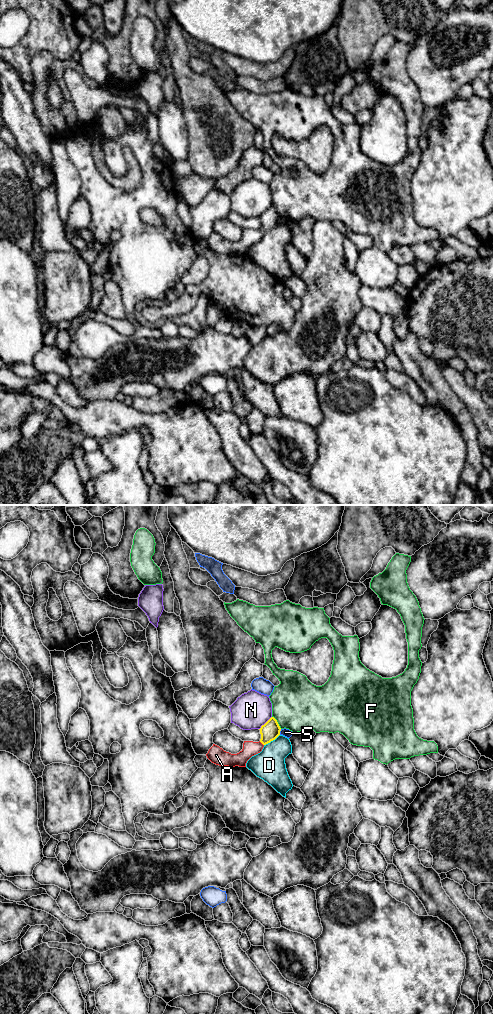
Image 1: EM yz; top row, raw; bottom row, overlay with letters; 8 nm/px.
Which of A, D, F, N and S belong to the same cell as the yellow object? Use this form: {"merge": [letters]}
{"merge": ["A"]}

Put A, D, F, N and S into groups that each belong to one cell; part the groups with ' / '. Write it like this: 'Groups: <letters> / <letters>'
Groups: A / D / F / N / S

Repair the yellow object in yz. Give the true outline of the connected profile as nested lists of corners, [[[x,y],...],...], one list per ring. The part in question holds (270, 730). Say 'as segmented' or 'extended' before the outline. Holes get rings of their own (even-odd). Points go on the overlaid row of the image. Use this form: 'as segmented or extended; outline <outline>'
extended; outline [[[271,717],[259,730],[261,734],[260,741],[244,741],[243,749],[239,753],[231,754],[213,744],[206,754],[207,758],[219,766],[246,767],[247,761],[252,756],[260,753],[266,744],[275,740],[280,735],[281,728],[277,720]]]

